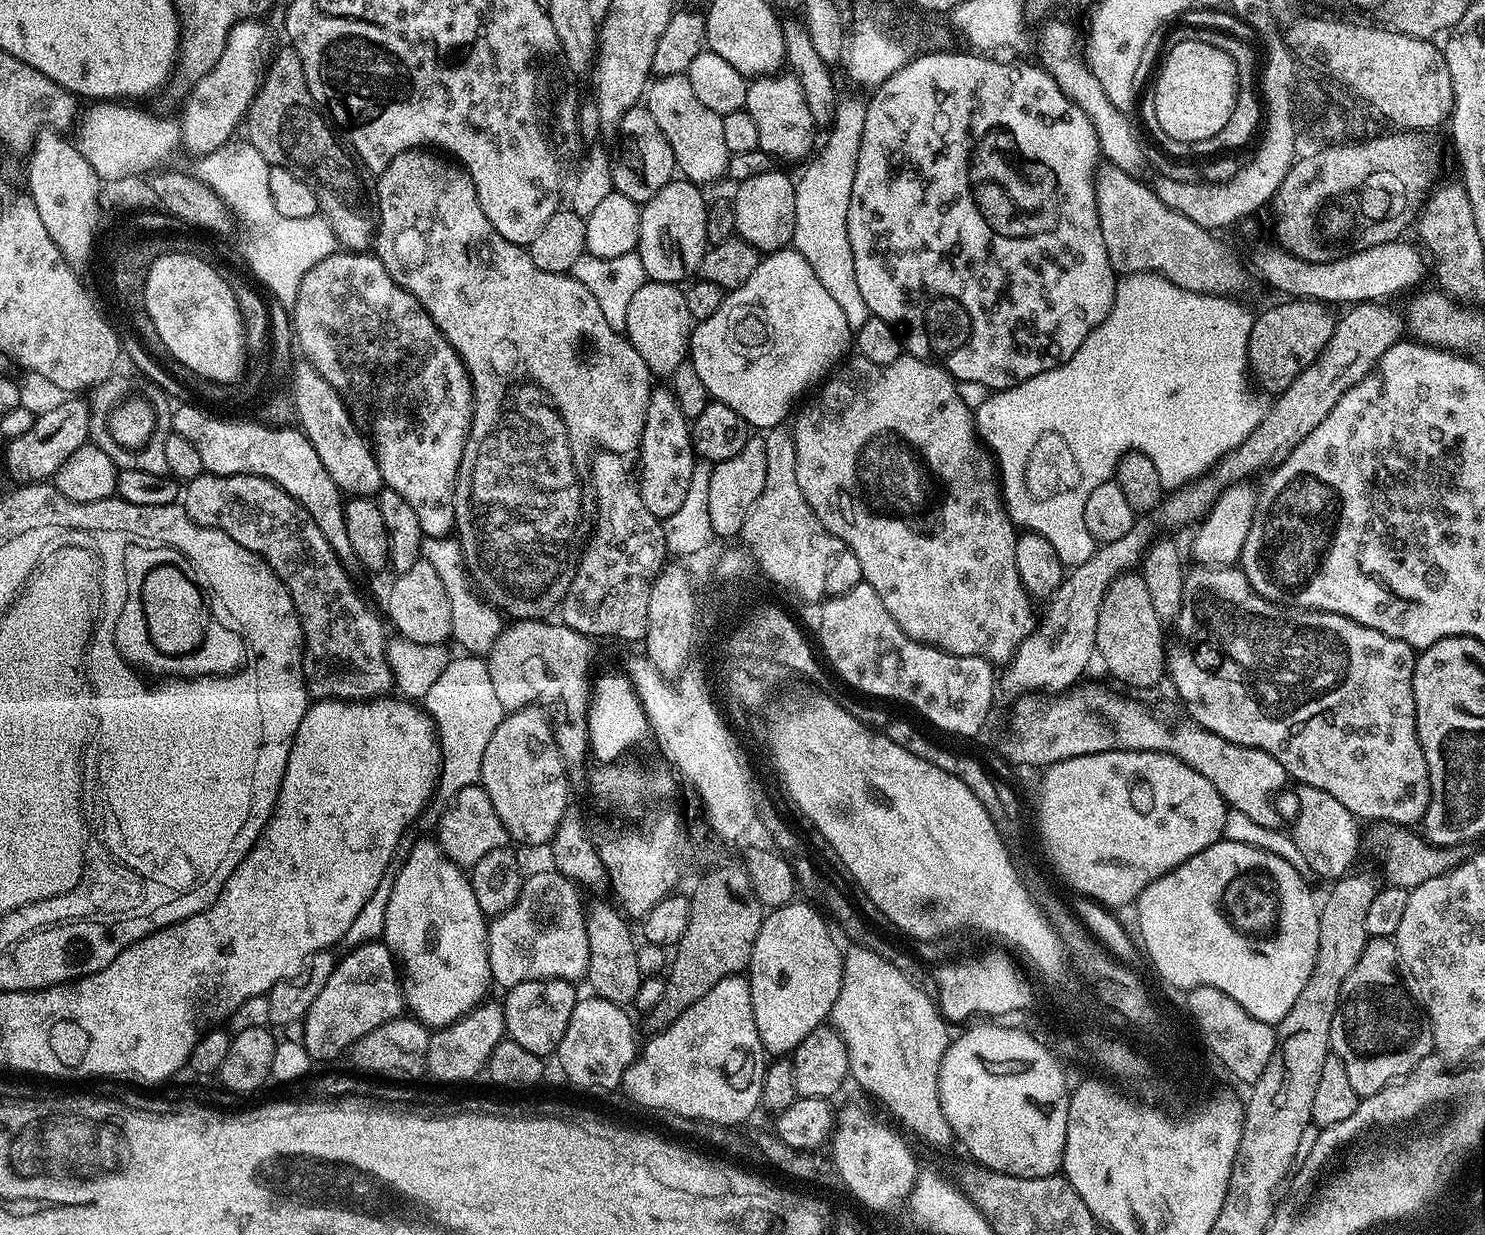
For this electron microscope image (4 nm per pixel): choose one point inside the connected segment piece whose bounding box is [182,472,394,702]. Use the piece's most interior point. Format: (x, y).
(347, 660)

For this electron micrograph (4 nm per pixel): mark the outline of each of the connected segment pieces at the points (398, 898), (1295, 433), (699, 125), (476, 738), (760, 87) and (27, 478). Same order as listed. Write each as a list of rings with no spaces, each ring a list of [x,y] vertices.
[[[435,839],[420,840],[416,845],[413,843],[409,847],[407,855],[403,857],[402,863],[397,870],[397,878],[386,907],[382,940],[383,943],[387,944],[388,949],[394,953],[399,967],[402,969],[402,983],[407,1011],[429,1029],[439,1030],[447,1024],[453,1024],[455,1020],[460,1019],[461,1016],[465,1016],[467,1012],[471,1012],[477,1004],[481,1003],[487,997],[484,995],[487,994],[488,987],[493,987],[494,981],[492,979],[492,971],[490,970],[490,958],[488,957],[488,925],[489,921],[486,919],[484,911],[478,906],[478,898],[474,894],[472,881],[466,875],[465,869],[444,855],[443,848],[440,847]]]
[[[1388,302],[1351,305],[1345,311],[1348,313],[1337,319],[1334,334],[1322,354],[1318,354],[1310,366],[1301,370],[1290,386],[1282,389],[1277,395],[1280,397],[1267,409],[1262,423],[1253,430],[1246,442],[1220,462],[1214,476],[1223,482],[1242,482],[1248,478],[1248,474],[1286,459],[1296,449],[1298,442],[1302,442],[1306,434],[1310,434],[1310,430],[1314,430],[1314,426],[1318,426],[1322,418],[1326,418],[1326,414],[1338,406],[1338,398],[1342,398],[1350,386],[1358,386],[1362,378],[1375,372],[1382,354],[1386,354],[1390,346],[1400,343],[1406,332],[1406,320],[1390,305]]]
[[[687,75],[662,76],[649,83],[646,89],[646,106],[654,114],[654,122],[666,134],[670,150],[674,150],[679,175],[697,186],[712,184],[728,171],[729,151],[726,138],[722,138],[724,118],[694,96]]]
[[[469,654],[449,659],[441,677],[424,696],[422,706],[436,727],[440,746],[441,770],[437,795],[445,800],[455,799],[466,786],[479,783],[486,745],[506,715],[495,691],[487,661]]]
[[[767,74],[755,77],[747,85],[744,108],[754,118],[754,126],[758,126],[758,142],[762,151],[769,157],[780,160],[800,160],[812,148],[812,131],[814,125],[810,106],[806,106],[806,94],[802,94],[802,86],[798,78],[791,74]]]
[[[64,398],[61,404],[48,408],[32,421],[30,430],[20,437],[7,441],[8,470],[16,482],[44,482],[55,477],[58,466],[74,454],[82,445],[89,443],[93,413],[80,398]]]

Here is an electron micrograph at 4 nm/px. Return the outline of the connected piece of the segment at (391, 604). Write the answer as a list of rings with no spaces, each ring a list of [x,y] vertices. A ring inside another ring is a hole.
[[[421,558],[418,562],[414,562],[414,566],[410,566],[410,570],[406,570],[406,574],[402,574],[401,576],[396,576],[393,579],[392,589],[388,592],[388,616],[387,619],[390,621],[392,619],[392,624],[397,628],[399,635],[406,640],[413,640],[414,642],[418,642],[419,644],[443,644],[447,645],[449,643],[450,637],[452,635],[451,630],[451,610],[450,610],[450,599],[446,596],[445,587],[442,586],[442,581],[438,578],[437,572],[434,571],[434,566],[430,566],[430,562],[426,562]]]

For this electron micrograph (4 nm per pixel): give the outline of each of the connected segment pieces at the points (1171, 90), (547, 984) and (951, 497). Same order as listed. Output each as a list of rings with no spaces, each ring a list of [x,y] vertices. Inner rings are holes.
[[[1176,40],[1173,45],[1156,76],[1152,108],[1156,111],[1156,124],[1167,139],[1189,144],[1218,134],[1230,122],[1238,87],[1236,67],[1230,54],[1206,46],[1206,42]]]
[[[531,980],[507,989],[502,997],[507,1035],[530,1054],[551,1057],[562,1042],[562,1034],[566,1034],[566,1026],[570,1026],[570,1014],[574,1014],[578,999],[576,987],[570,980]]]
[[[902,354],[894,362],[890,362],[890,366],[878,366],[863,358],[855,359],[841,363],[819,385],[820,393],[801,410],[800,417],[796,420],[796,428],[791,429],[796,443],[798,490],[802,490],[806,502],[810,502],[814,514],[820,519],[825,530],[834,534],[834,538],[841,540],[845,549],[852,552],[854,558],[858,558],[864,575],[863,583],[874,586],[878,598],[882,598],[882,606],[890,610],[890,618],[898,622],[906,635],[920,640],[923,644],[933,644],[935,648],[941,648],[955,656],[981,656],[984,660],[991,660],[993,665],[1003,665],[1011,661],[1018,646],[1032,633],[1034,604],[1018,578],[1018,566],[1014,566],[1014,546],[1018,529],[1005,511],[997,489],[993,485],[992,489],[976,469],[978,437],[973,409],[970,404],[968,408],[967,402],[960,397],[954,377],[932,360],[920,360],[917,356]]]

